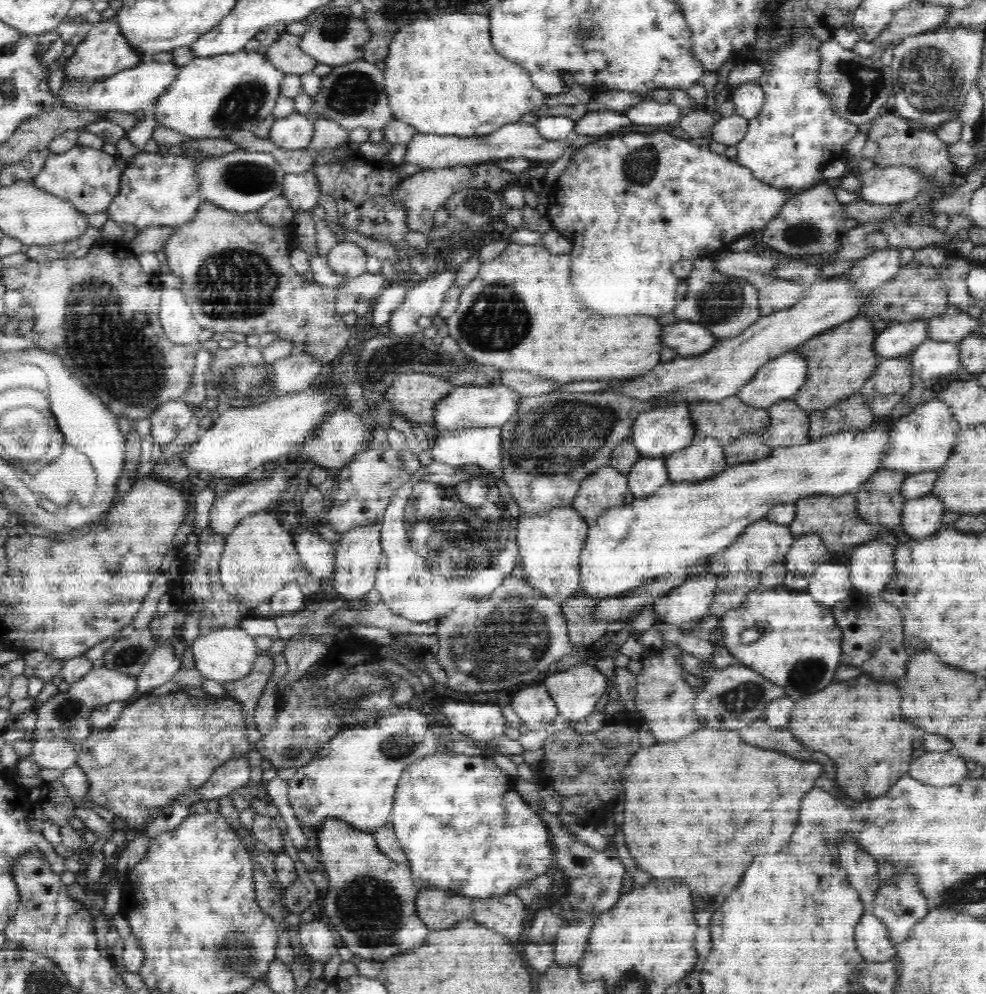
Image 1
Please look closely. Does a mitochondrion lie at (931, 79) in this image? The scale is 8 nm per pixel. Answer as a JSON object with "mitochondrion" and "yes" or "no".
{"mitochondrion":"yes"}

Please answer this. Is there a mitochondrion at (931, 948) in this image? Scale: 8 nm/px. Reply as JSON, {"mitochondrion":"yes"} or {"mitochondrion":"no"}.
{"mitochondrion":"no"}

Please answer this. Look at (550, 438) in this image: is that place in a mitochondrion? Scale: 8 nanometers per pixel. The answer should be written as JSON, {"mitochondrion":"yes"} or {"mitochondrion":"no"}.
{"mitochondrion":"yes"}

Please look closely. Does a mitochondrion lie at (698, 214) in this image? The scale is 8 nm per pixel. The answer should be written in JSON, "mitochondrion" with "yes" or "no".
{"mitochondrion":"no"}

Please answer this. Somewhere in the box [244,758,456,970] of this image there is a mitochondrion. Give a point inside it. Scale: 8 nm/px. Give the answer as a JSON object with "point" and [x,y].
{"point":[369,908]}

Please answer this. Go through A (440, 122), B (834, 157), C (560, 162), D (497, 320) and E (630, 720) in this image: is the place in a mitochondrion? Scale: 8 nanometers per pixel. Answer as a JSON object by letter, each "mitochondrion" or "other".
{"A":"other","B":"other","C":"other","D":"mitochondrion","E":"other"}

